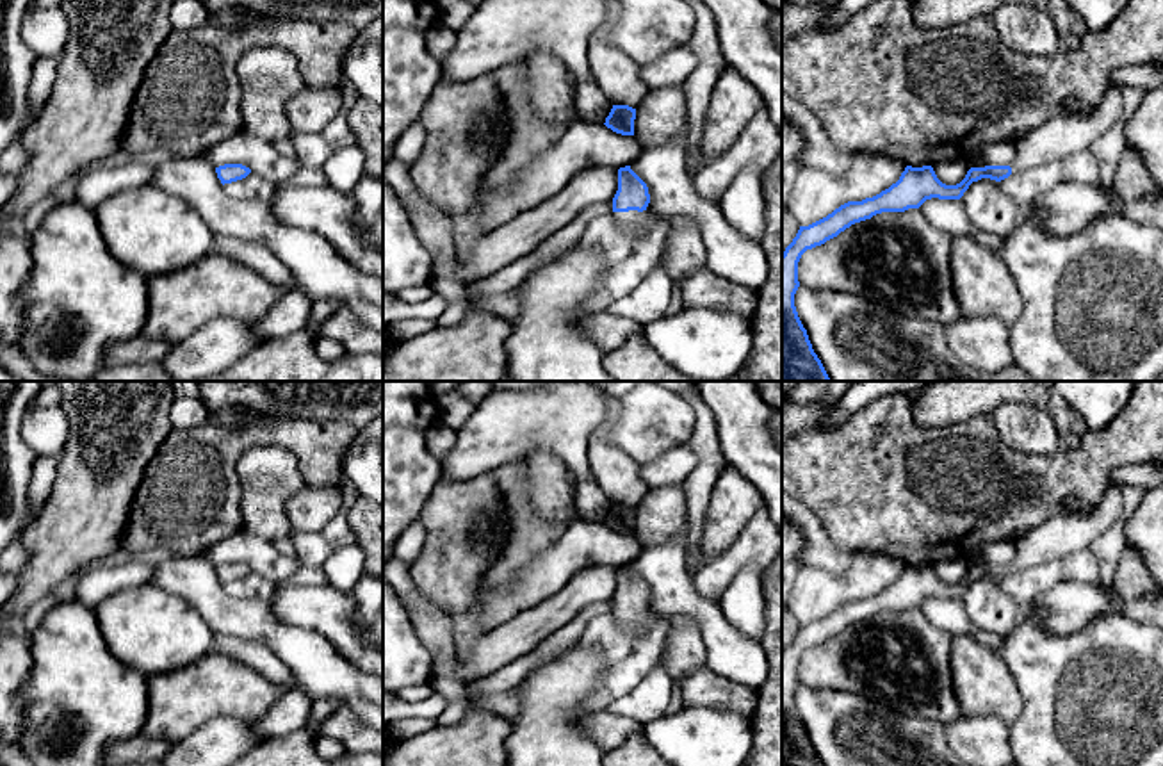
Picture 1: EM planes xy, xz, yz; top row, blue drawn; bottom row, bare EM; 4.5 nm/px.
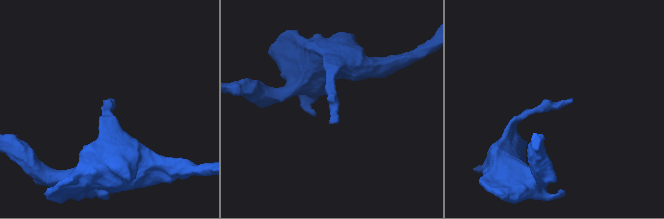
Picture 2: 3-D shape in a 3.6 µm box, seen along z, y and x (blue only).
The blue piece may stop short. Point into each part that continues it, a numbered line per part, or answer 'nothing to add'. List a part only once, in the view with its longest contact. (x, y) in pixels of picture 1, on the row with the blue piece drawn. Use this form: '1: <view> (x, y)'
1: xz (633, 220)

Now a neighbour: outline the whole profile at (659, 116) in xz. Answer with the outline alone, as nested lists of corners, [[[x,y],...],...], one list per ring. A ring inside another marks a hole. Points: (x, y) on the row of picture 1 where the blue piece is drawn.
[[[682,86],[648,89],[636,107],[634,139],[643,150],[657,148],[684,132],[686,94]]]

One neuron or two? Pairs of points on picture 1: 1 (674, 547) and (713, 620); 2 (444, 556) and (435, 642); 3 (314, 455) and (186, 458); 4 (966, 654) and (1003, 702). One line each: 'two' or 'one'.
1: one
2: two
3: one
4: one

